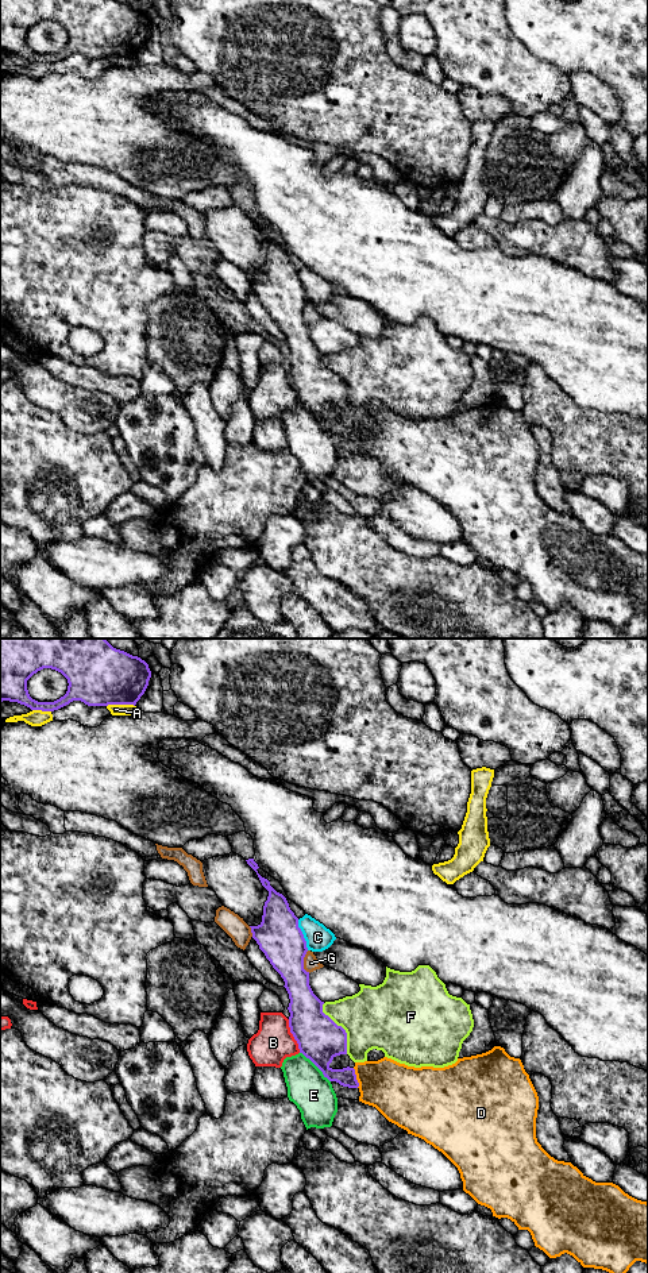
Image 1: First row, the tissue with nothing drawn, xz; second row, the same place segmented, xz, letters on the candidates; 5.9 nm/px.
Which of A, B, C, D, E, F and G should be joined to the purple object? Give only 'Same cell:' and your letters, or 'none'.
Same cell: none

